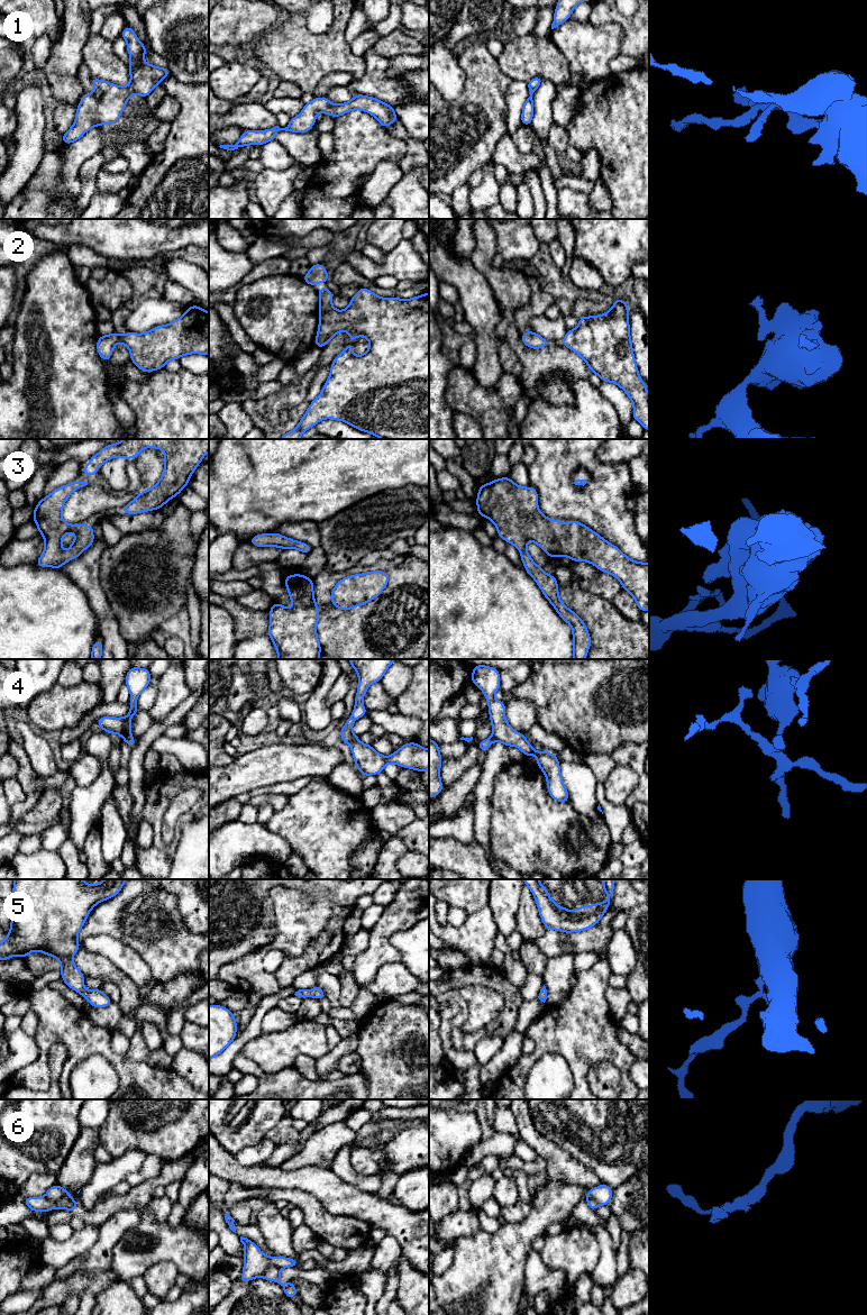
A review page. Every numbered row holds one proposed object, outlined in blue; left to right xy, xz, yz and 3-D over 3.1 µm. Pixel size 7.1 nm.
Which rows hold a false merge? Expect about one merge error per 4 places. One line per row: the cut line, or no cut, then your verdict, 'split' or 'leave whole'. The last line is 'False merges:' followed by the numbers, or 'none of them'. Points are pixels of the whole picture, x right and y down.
1: no cut | leave whole
2: no cut | leave whole
3: no cut | leave whole
4: no cut | leave whole
5: no cut | leave whole
6: xy (70, 1196), (63, 1196), (54, 1201), (48, 1201), (44, 1197) | split
False merges: 6

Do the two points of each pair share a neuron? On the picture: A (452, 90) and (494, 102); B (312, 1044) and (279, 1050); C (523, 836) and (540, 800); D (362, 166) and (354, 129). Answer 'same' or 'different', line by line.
A: different
B: same
C: same
D: same

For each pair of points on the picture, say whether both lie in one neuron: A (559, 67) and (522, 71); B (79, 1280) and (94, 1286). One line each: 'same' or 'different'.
A: same
B: different

